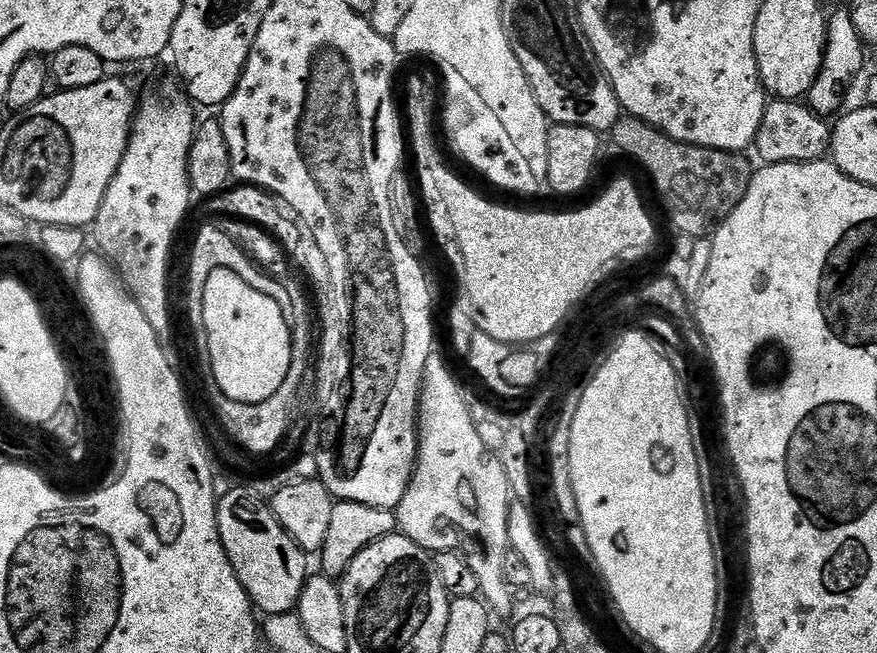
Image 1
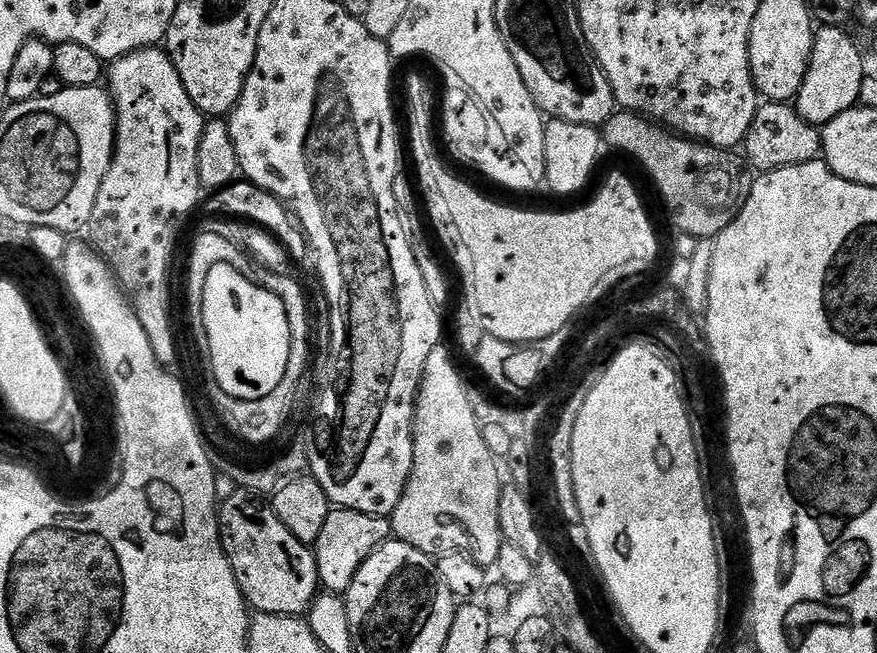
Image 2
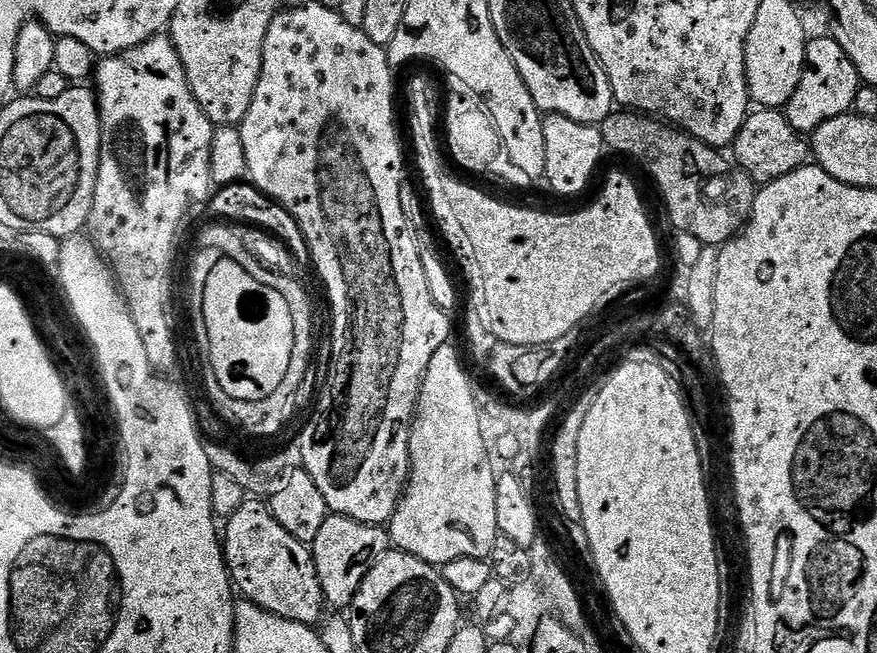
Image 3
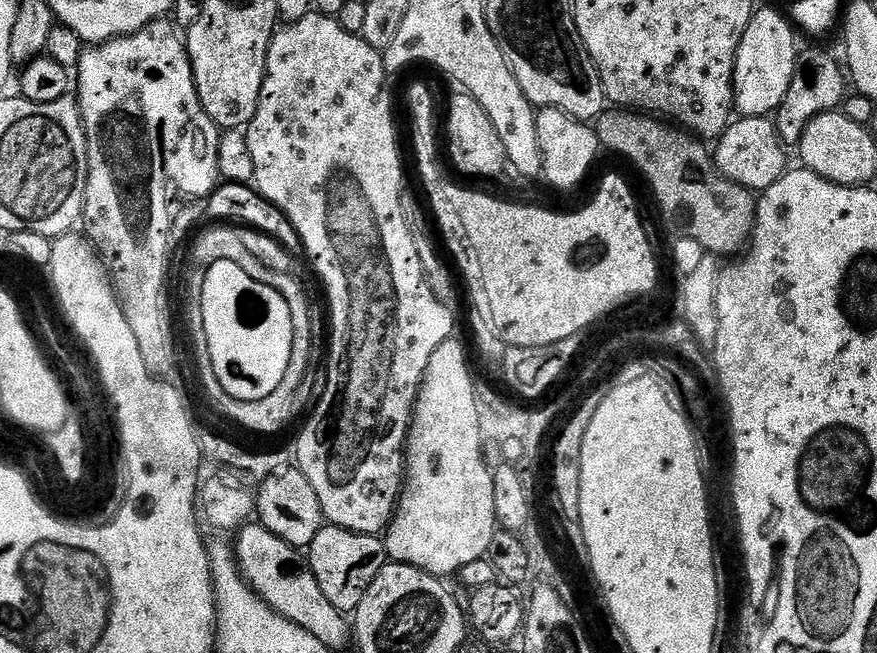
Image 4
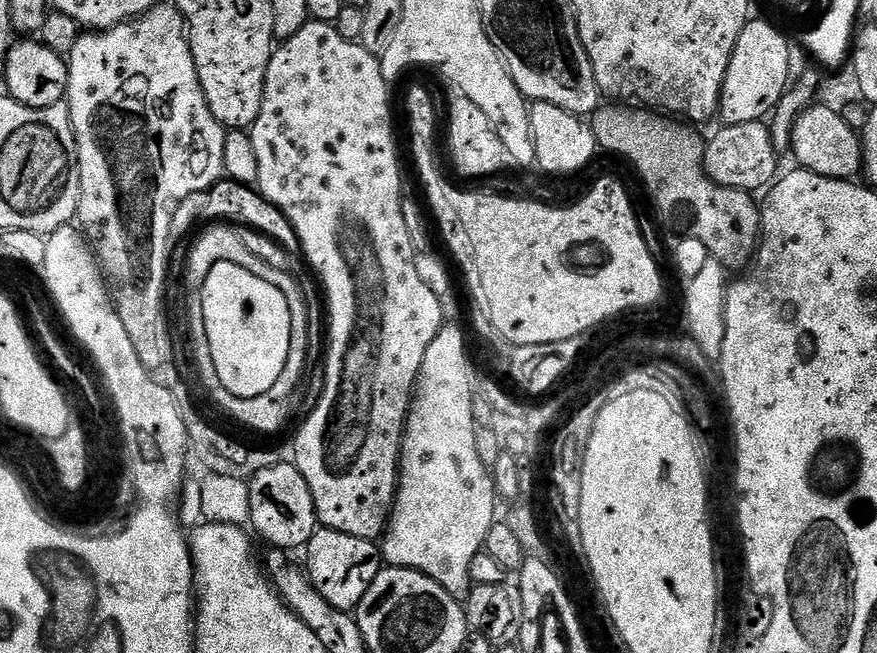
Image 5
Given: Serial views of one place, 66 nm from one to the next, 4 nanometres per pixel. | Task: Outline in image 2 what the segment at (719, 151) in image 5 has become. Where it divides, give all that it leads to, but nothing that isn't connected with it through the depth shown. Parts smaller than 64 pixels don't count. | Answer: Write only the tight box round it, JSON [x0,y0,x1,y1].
[742,102,821,174]

